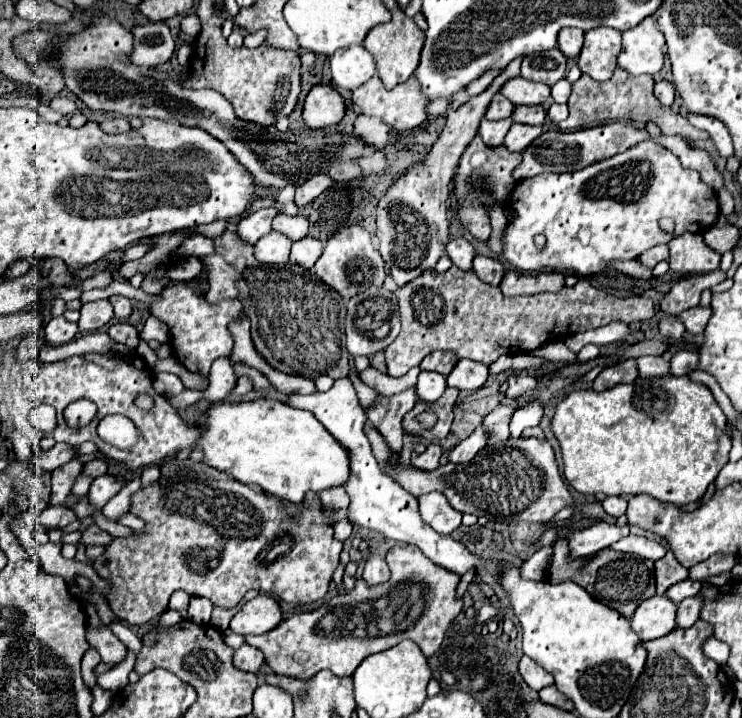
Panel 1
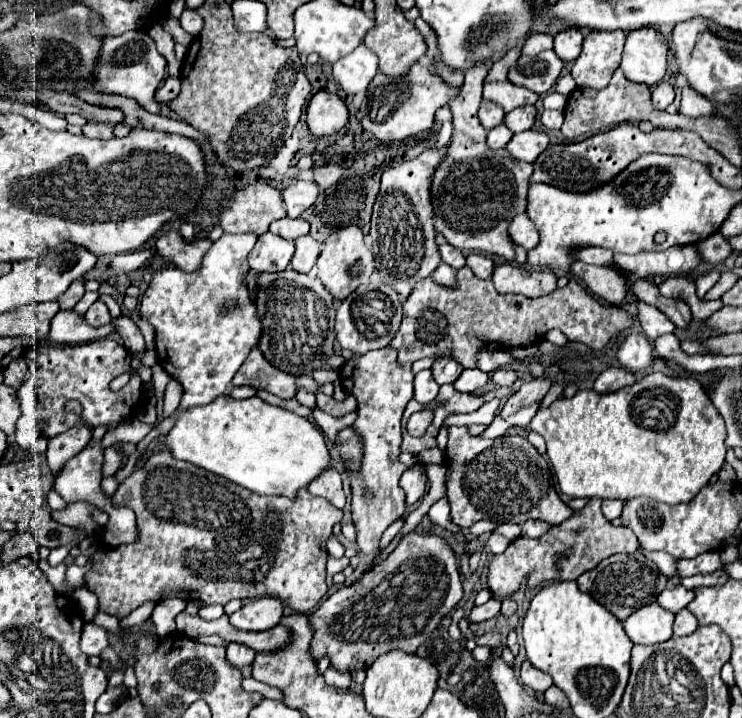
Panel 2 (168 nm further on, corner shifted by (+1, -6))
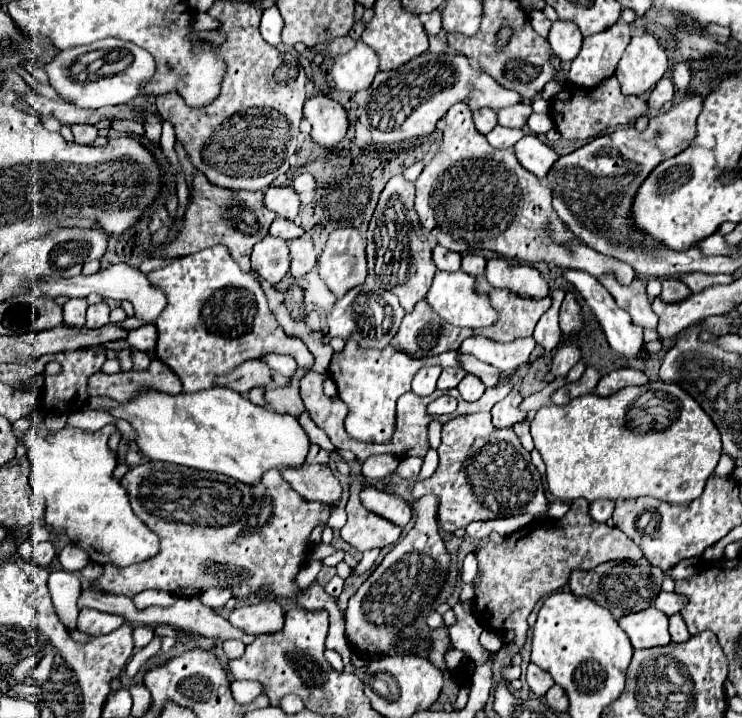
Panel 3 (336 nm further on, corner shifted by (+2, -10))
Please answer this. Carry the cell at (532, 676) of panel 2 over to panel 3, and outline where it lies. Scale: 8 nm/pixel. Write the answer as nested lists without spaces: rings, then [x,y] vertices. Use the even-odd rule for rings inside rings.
[[[528,664],[528,668],[526,668],[526,682],[528,682],[530,690],[536,696],[544,696],[552,688],[552,684],[554,684],[552,676],[548,672],[540,670],[536,664]]]

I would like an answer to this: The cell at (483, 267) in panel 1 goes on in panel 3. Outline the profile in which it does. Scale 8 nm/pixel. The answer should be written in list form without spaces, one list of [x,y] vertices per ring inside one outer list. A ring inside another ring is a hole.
[[[468,252],[462,256],[462,270],[470,276],[480,276],[486,270],[486,258],[478,252]]]

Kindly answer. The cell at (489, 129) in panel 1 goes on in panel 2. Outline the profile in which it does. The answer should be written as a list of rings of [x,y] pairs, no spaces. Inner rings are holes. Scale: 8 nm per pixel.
[[[499,124],[499,126],[495,126],[493,130],[489,130],[487,144],[489,144],[489,148],[497,150],[497,148],[505,148],[511,138],[513,138],[513,132],[511,132],[505,124]]]

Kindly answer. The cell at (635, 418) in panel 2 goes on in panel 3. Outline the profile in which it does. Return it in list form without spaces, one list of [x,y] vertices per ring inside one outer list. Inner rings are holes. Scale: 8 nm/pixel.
[[[660,380],[644,386],[628,386],[608,398],[588,394],[570,400],[566,406],[544,406],[536,412],[530,432],[546,464],[548,490],[564,502],[576,498],[594,502],[652,496],[668,504],[688,504],[702,494],[722,454],[718,428],[702,406],[688,392],[680,390],[678,384]]]

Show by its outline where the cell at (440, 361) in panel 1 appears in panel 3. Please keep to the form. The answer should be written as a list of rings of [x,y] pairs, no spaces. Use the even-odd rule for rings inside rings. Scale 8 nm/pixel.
[[[444,368],[438,378],[438,390],[444,392],[450,388],[456,388],[464,376],[466,376],[466,370],[462,370],[462,368]]]

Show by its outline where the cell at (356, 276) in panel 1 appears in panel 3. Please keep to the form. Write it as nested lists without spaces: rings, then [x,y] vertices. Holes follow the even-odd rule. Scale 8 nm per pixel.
[[[356,228],[334,230],[318,258],[318,268],[328,290],[342,298],[348,290],[364,284],[368,276],[366,240]]]

